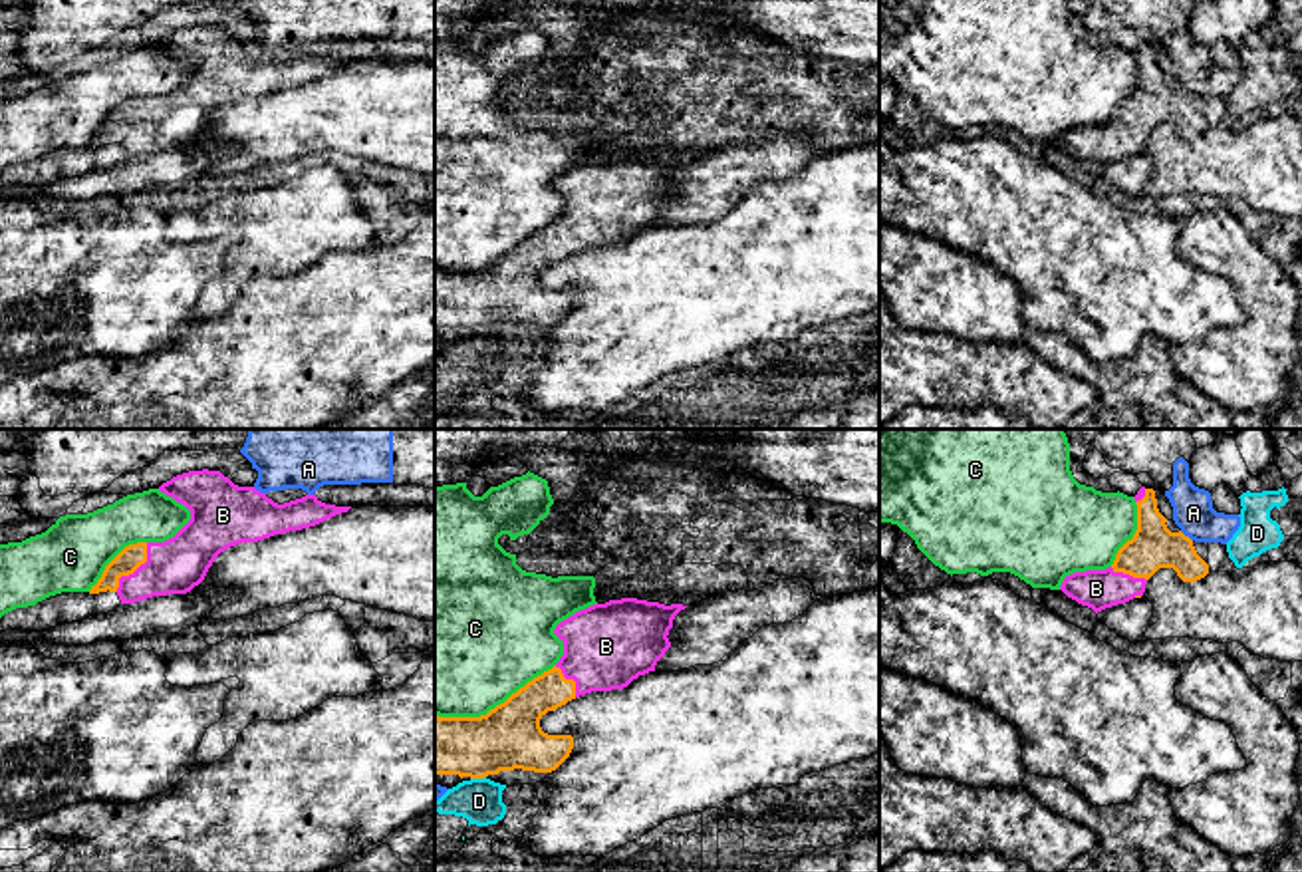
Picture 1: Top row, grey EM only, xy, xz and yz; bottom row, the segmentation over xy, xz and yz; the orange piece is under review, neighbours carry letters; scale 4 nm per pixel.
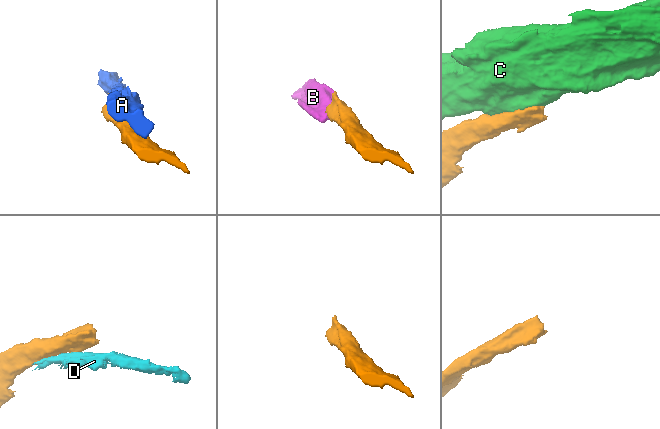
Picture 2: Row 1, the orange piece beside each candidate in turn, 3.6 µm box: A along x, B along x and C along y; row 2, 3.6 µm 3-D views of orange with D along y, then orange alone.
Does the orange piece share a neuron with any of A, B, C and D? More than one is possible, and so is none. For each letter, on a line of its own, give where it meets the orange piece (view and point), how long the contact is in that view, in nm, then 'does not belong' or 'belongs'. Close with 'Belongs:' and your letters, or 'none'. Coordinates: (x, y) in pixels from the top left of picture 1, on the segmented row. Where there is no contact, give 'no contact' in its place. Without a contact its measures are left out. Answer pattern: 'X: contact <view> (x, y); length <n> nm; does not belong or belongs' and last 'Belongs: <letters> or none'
A: contact yz (1183, 535); length 70 nm; does not belong
B: contact xy (135, 569); length 240 nm; belongs
C: contact xz (497, 706); length 550 nm; does not belong
D: contact xz (477, 777); length 70 nm; does not belong
Belongs: B

